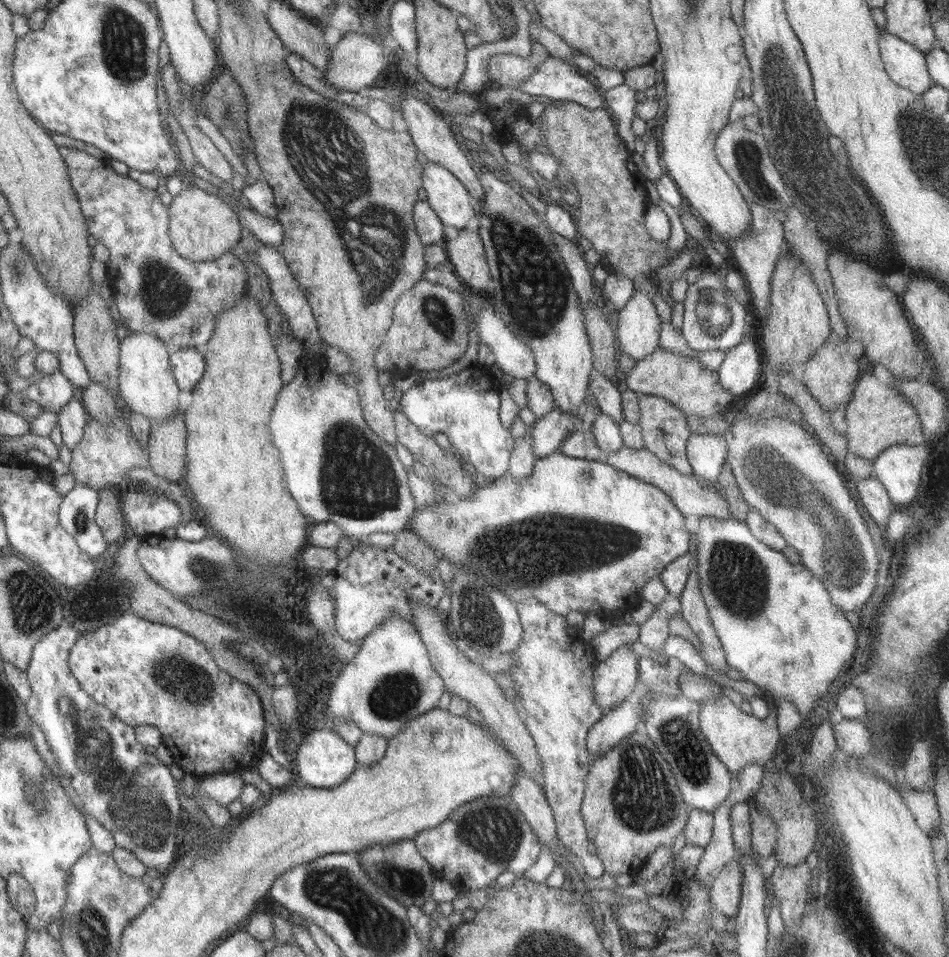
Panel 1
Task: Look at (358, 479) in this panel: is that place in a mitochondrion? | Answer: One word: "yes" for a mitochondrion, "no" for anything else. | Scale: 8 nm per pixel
yes

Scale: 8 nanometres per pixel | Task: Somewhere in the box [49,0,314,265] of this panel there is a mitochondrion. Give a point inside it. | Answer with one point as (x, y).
(124, 46)

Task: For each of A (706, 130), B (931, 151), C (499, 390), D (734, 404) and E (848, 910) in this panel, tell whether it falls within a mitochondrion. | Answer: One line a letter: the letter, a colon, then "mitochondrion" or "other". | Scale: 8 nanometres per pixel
A: other
B: mitochondrion
C: other
D: other
E: mitochondrion

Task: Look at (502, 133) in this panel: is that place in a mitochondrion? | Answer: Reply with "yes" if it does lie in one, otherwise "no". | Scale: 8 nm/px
no

